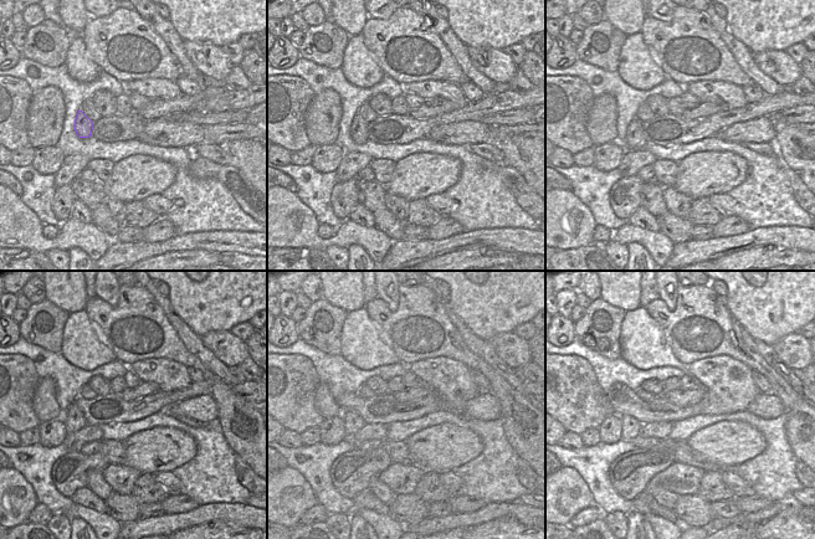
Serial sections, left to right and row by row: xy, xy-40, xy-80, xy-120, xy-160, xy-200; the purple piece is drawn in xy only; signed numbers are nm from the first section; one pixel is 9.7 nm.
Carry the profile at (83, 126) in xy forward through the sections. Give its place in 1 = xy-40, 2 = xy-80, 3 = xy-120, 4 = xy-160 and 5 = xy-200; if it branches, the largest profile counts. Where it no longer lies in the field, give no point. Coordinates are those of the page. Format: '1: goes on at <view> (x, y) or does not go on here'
1: goes on at xy-40 (359, 127)
2: goes on at xy-80 (635, 140)
3: goes on at xy-120 (73, 419)
4: goes on at xy-160 (353, 421)
5: goes on at xy-200 (630, 427)

